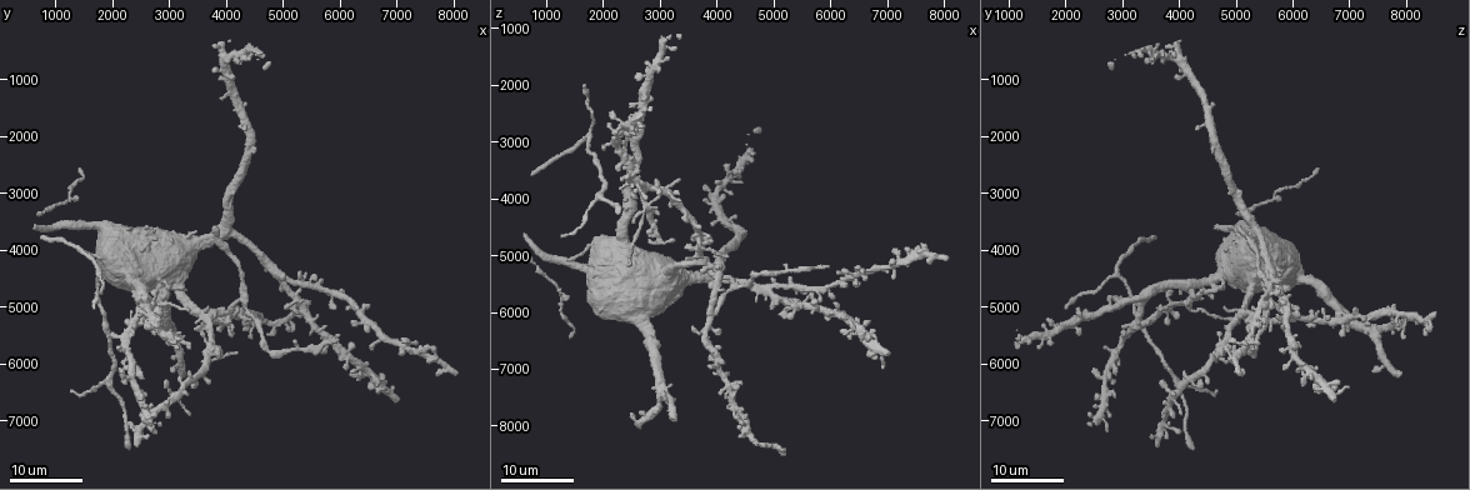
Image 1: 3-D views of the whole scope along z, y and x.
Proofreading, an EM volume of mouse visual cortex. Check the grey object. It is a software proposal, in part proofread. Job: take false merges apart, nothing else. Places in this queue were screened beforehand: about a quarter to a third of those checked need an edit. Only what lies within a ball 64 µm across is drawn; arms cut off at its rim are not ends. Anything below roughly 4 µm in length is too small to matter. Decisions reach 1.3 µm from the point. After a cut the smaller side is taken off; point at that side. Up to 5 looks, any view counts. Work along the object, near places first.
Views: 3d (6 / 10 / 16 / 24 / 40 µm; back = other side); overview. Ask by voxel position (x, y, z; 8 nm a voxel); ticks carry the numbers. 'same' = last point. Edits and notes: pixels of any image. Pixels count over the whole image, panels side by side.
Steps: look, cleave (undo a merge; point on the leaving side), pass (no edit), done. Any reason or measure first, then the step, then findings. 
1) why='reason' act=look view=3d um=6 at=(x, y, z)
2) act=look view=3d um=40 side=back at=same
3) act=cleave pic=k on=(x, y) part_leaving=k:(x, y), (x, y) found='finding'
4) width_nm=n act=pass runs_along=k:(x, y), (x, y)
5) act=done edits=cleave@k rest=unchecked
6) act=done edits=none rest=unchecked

act=look view=3d um=24 at=(1900, 6350, 4000)

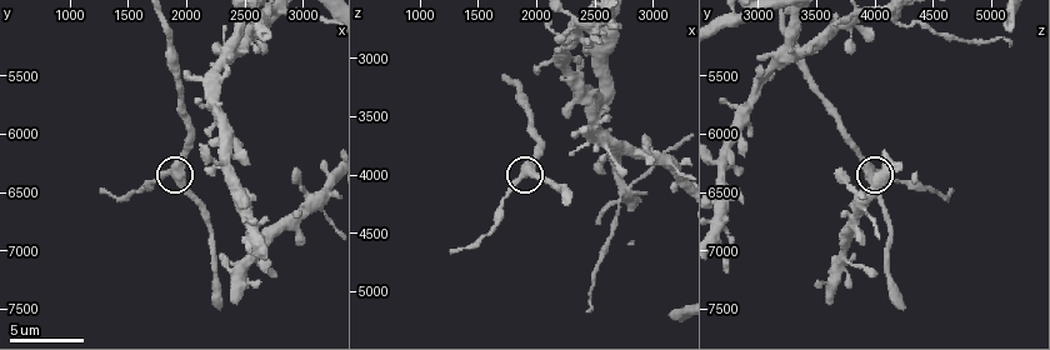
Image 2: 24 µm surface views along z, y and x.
act=look view=3d um=10 at=(1860, 6320, 4020)

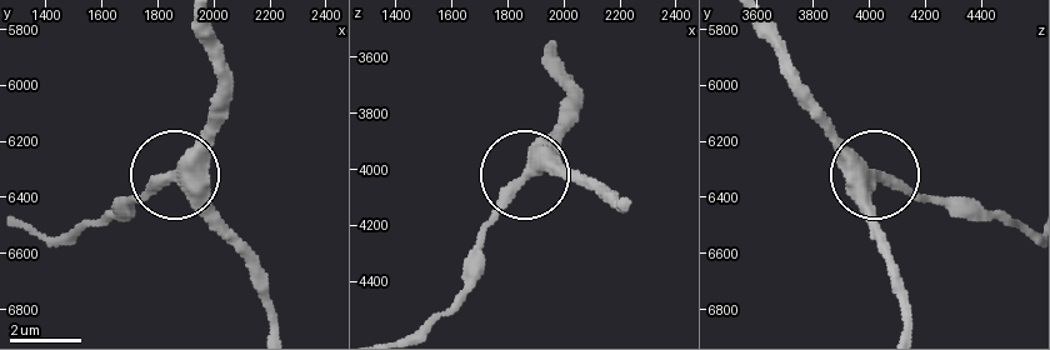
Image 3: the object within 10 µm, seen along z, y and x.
width_nm=450 act=pass runs_along=3:(754, 25), (796, 98), (868, 169), (930, 196), (954, 196) found='all the same neuron'

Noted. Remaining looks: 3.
why='sudden change in width' act=look view=3d um=10 at=(2280, 5420, 3120)

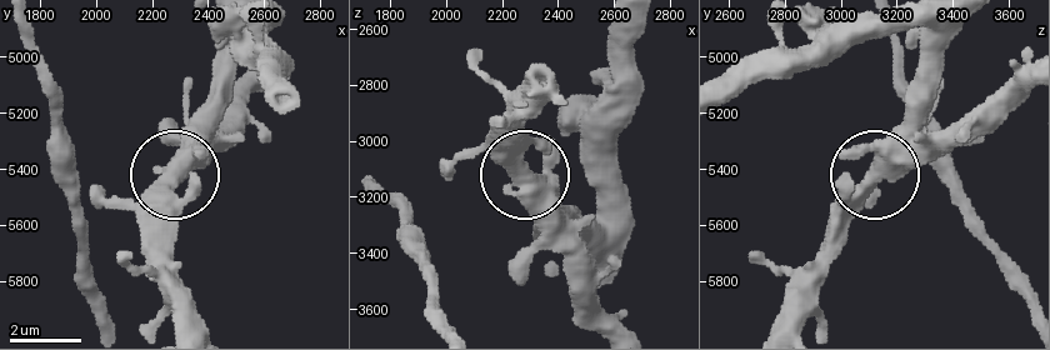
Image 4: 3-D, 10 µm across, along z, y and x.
width_nm=570 act=cleave pic=4 on=(195, 154) found='two neurons meet here'

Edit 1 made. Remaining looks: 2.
why='three-way junction' act=look view=3d um=24 at=(1750, 4450, 2850)

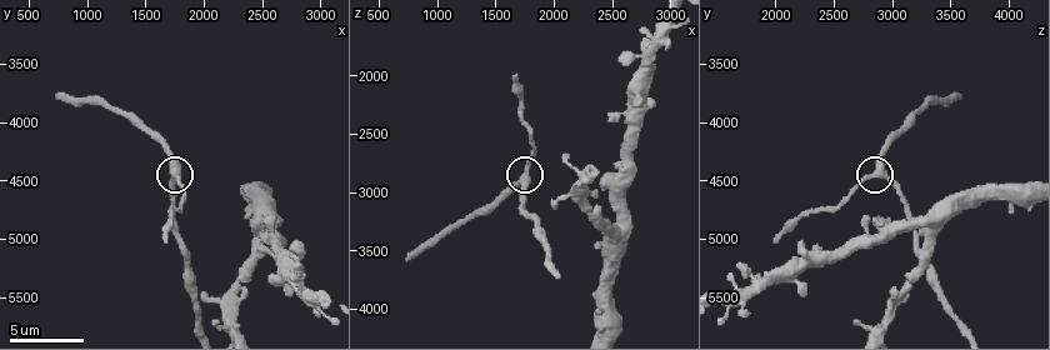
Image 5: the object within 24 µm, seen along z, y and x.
act=look view=3d um=6 at=(1780, 4440, 2880)

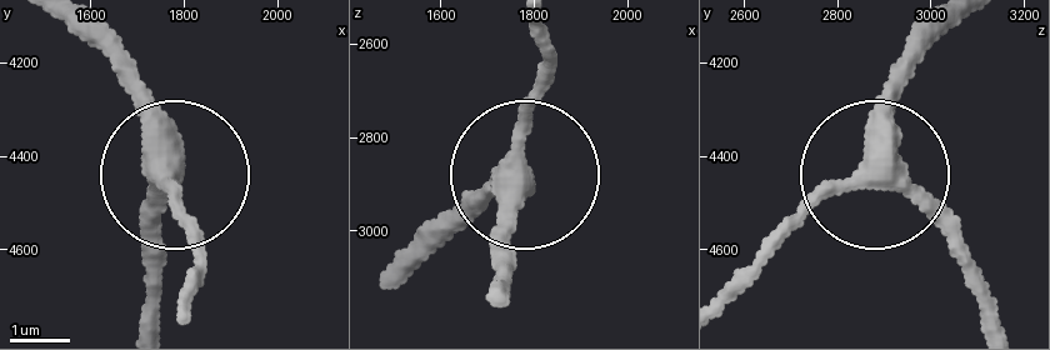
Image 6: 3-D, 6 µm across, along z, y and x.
side_arm_um=9 act=pass runs_along=6:(154, 325), (154, 196), (169, 176), (199, 291) found='one neuron here'

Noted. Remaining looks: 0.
act=done edits=cleave@4 rest=unchecked

